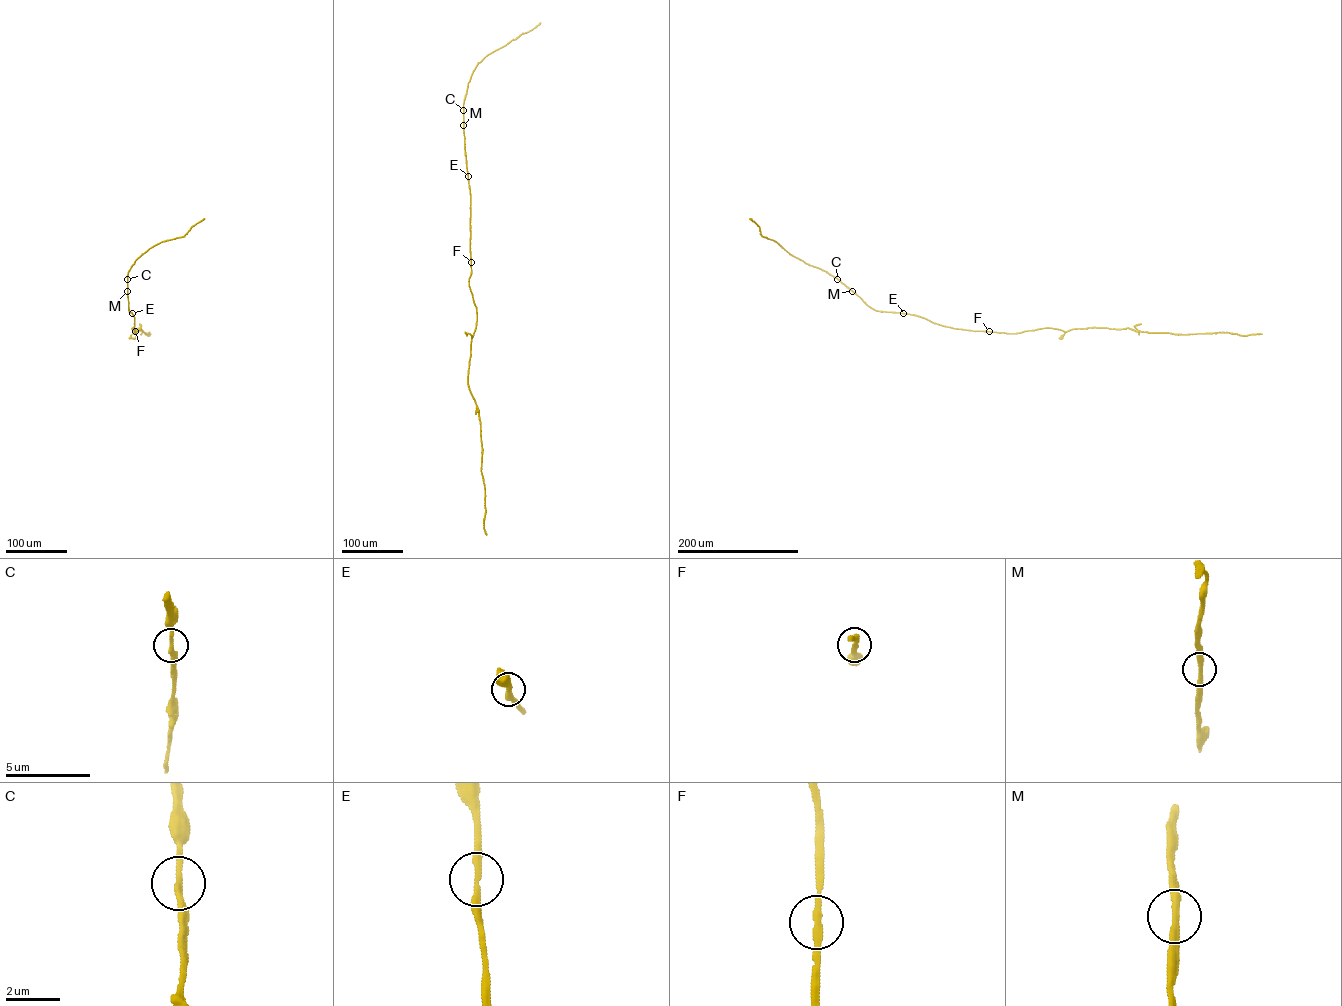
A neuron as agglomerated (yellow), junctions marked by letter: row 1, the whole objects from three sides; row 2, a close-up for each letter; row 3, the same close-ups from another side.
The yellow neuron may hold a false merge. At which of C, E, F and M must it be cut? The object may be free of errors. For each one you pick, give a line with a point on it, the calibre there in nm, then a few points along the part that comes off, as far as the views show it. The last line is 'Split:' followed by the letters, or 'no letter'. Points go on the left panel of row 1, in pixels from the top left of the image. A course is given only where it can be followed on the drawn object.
Split: no letter

